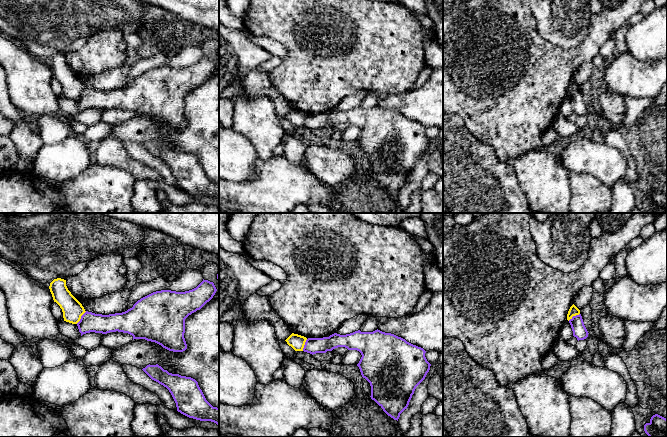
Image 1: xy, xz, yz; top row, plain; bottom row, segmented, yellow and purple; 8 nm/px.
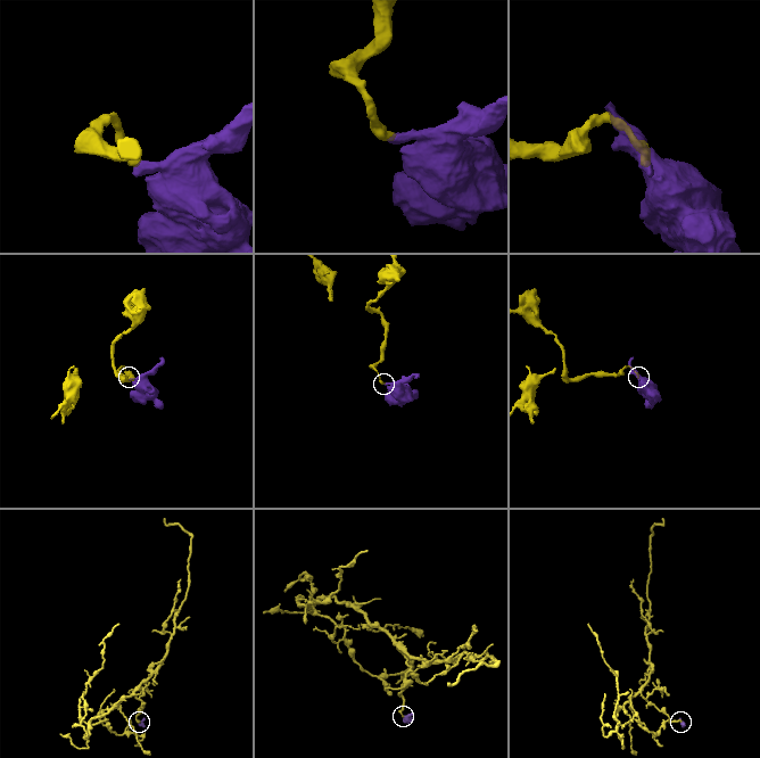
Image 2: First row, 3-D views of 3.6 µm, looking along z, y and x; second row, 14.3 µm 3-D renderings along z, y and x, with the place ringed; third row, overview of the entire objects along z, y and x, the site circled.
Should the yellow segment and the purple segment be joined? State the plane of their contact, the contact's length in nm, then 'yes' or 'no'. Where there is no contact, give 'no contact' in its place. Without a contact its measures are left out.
meets yellow in xy; contact 130 nm long; no

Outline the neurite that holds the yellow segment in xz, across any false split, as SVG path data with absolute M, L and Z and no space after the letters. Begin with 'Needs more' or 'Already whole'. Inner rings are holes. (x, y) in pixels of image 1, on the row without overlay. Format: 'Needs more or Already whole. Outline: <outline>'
Already whole. Outline: M292 109L285 117L295 127L303 127L306 116L306 113Z

